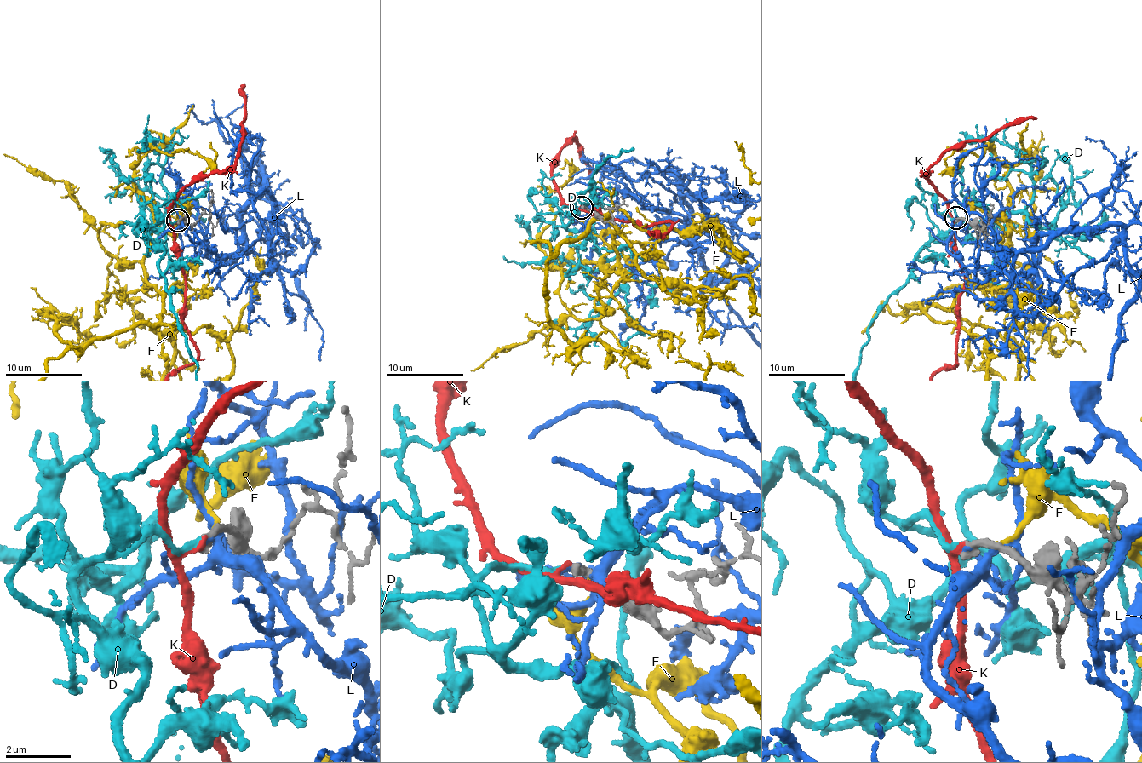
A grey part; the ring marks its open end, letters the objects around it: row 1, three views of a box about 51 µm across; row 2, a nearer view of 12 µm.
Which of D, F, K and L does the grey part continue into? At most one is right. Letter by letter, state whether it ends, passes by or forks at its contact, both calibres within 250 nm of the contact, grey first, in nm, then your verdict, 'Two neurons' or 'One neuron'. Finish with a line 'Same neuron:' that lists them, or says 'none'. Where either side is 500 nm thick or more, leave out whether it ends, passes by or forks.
D: It ends there. Thickness 280 nm (grey) against 170 nm. One neuron
F: It ends there. Thickness 280 nm (grey) against 110 nm. Two neurons
K: It passes by. Thickness 260 nm (grey) against 100 nm. Two neurons
L: It ends there. Thickness 280 nm (grey) against 100 nm. Two neurons
Same neuron: D

